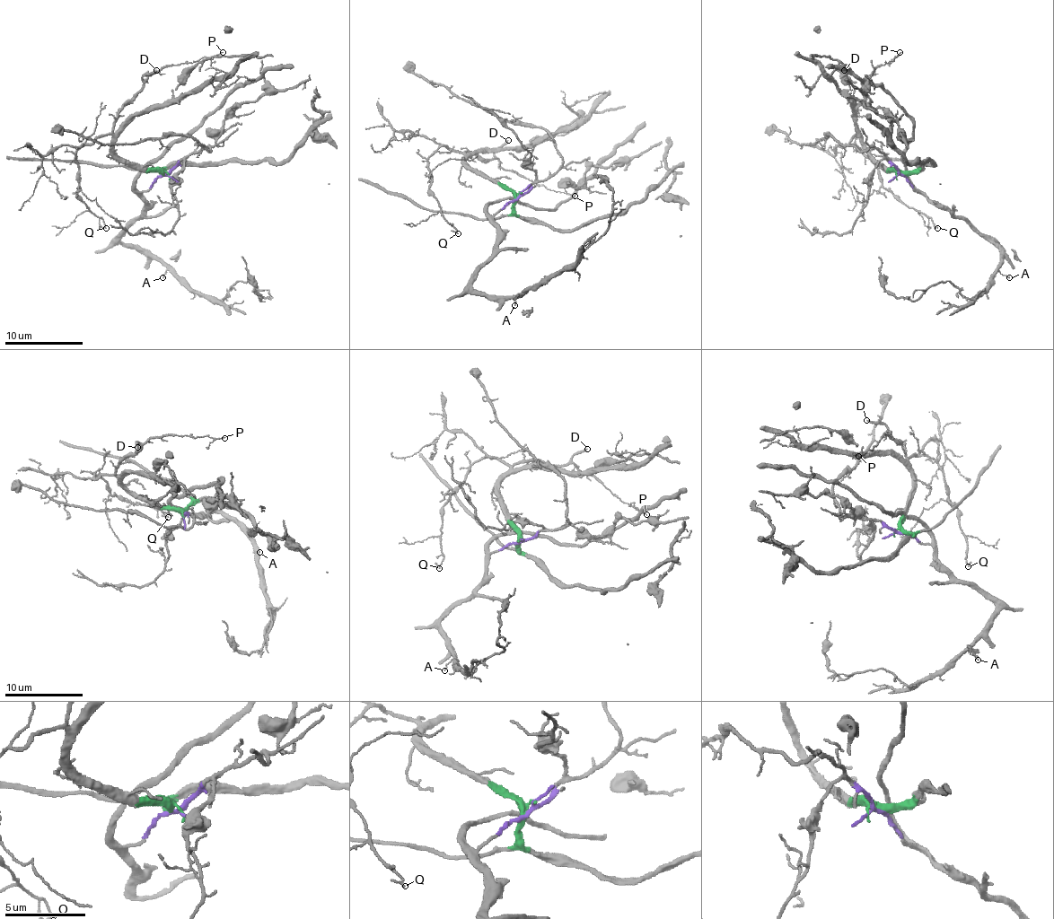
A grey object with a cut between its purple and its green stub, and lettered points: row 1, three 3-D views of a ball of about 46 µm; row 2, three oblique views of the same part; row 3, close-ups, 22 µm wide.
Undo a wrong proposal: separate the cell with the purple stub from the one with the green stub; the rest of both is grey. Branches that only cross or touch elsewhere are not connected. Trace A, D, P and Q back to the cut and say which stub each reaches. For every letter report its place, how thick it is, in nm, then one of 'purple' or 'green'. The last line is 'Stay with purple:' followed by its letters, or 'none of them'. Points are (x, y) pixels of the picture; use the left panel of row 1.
A: at (162, 277); 110 nm thick; purple
D: at (156, 70); 190 nm thick; green
P: at (223, 52); 100 nm thick; green
Q: at (106, 228); 130 nm thick; green
Stay with purple: A

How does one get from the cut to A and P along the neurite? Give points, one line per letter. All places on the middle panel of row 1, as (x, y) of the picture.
A: (516, 196), (493, 218), (496, 246), (471, 284), (477, 291), (496, 296), (518, 294), (514, 304)
P: (516, 196), (481, 177), (465, 161), (465, 152), (485, 159), (495, 157), (500, 165), (551, 190), (575, 196)

